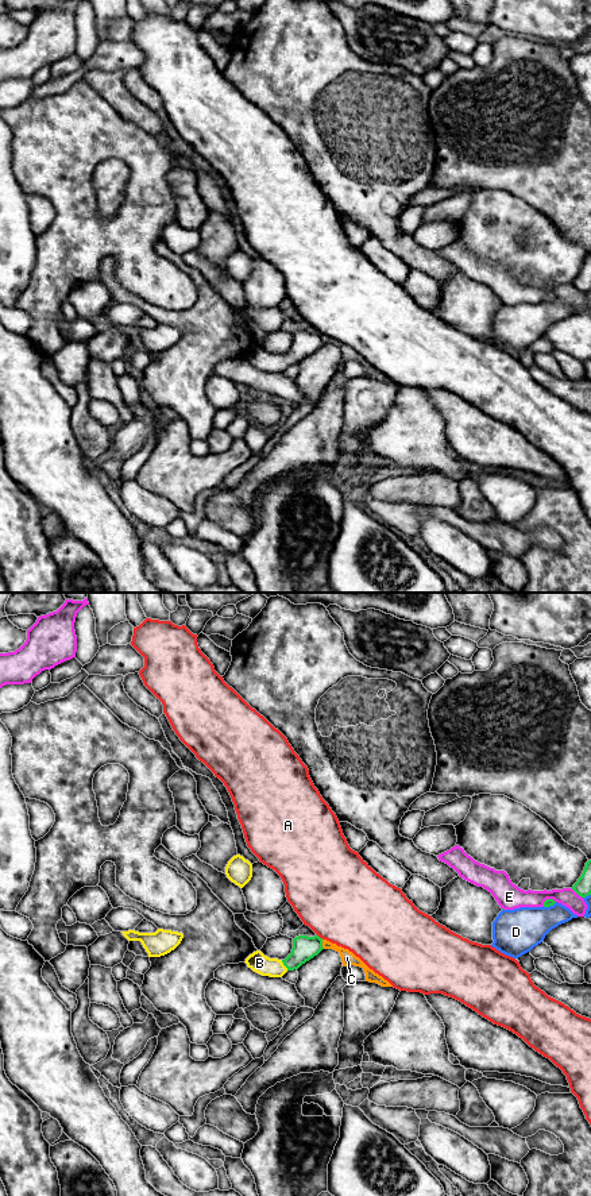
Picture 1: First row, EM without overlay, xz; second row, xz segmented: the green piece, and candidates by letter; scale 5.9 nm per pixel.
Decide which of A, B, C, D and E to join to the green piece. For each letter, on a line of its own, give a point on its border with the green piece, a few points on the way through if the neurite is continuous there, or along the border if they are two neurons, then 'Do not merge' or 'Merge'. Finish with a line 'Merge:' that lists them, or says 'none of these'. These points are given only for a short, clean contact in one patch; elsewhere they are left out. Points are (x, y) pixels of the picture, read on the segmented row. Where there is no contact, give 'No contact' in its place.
A: Touches green at xz (319, 937). Boundary: xz (317, 934), (323, 938). Do not merge
B: Touches green at xz (284, 964). Path across: xz (304, 948), (284, 964), (259, 963). Merge
C: Touches green at xz (321, 944). Boundary: xz (321, 940), (324, 948). Do not merge
D: Touches green at xz (549, 905). Do not merge
E: Touches green at xz (548, 899). Do not merge
Merge: B

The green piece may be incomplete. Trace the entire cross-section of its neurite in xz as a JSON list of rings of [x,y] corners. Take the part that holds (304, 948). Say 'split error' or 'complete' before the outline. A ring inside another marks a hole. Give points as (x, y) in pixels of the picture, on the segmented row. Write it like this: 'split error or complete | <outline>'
split error | [[[298,935],[293,940],[291,953],[285,960],[270,958],[260,950],[256,950],[244,962],[262,976],[282,977],[287,971],[298,969],[322,949],[322,938],[318,935]]]

